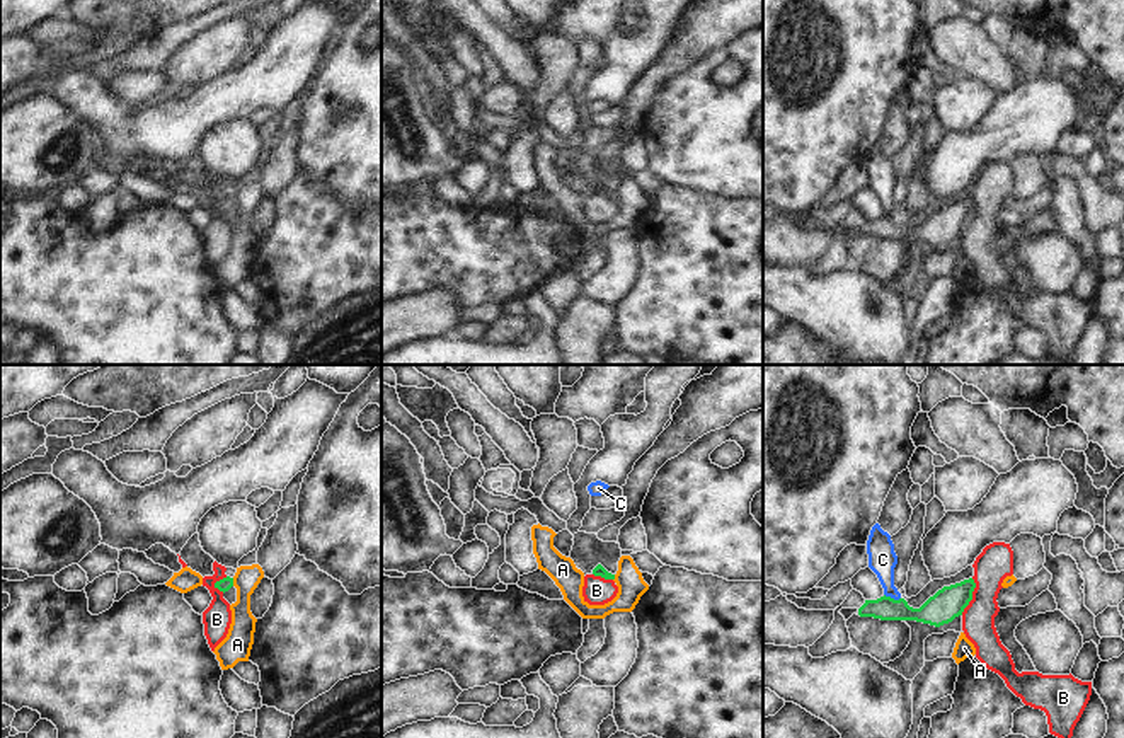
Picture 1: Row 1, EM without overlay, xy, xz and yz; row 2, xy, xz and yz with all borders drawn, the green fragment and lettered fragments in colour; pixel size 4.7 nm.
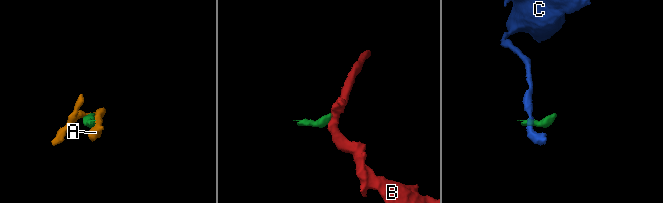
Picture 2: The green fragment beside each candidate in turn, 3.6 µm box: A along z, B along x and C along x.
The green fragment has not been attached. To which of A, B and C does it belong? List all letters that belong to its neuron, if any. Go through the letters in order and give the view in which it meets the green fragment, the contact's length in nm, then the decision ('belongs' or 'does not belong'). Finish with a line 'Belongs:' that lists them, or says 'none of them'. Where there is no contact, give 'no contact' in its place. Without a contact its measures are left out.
A: meets green in xy; contact 40 nm long; does not belong
B: meets green in yz; contact 190 nm long; does not belong
C: meets green in yz; contact 80 nm long; does not belong
Belongs: none of them

